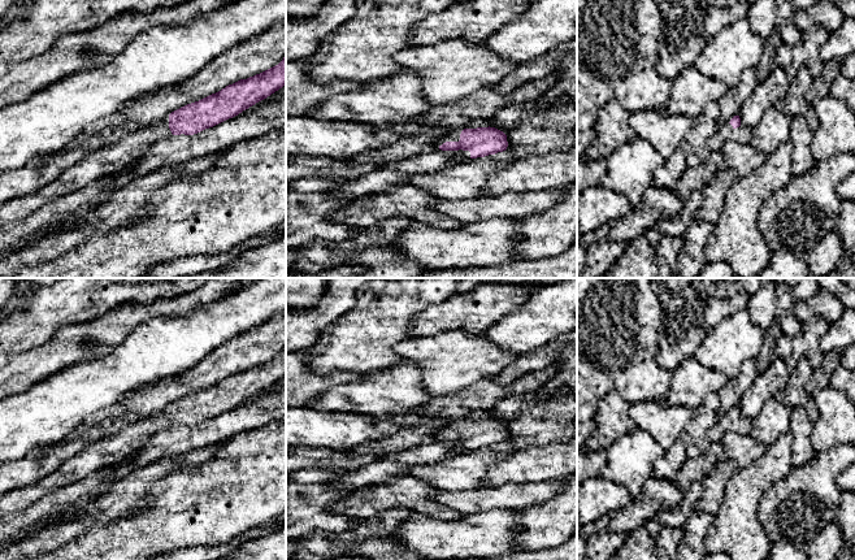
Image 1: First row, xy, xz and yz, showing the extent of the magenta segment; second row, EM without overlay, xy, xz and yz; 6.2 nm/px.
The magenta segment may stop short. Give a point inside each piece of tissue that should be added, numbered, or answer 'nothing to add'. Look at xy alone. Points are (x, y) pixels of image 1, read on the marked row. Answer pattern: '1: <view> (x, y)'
1: xy (109, 160)

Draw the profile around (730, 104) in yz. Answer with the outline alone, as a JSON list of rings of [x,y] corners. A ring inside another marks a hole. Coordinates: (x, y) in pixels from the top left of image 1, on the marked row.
[[[755,68],[743,71],[739,84],[729,91],[717,101],[720,107],[720,120],[730,122],[734,116],[739,116],[741,108],[750,97],[758,84]]]

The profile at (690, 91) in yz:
[[[690,65],[672,82],[670,96],[659,112],[663,116],[682,114],[695,120],[709,101],[719,101],[728,91],[722,82]]]

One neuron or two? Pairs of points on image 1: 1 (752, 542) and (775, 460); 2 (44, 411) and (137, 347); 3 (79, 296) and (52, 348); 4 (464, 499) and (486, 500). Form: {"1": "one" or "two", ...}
{"1": "one", "2": "one", "3": "two", "4": "one"}

